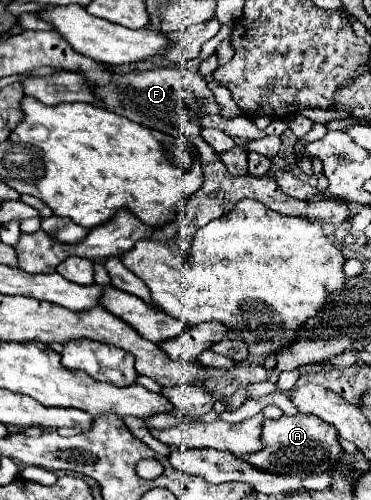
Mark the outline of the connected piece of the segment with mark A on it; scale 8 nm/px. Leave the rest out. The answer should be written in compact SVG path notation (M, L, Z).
M297 414L297 416L283 416L279 420L265 420L263 422L263 450L255 454L247 454L243 460L249 464L279 474L321 474L327 472L339 458L345 454L343 446L339 444L337 430L315 418L313 414Z

